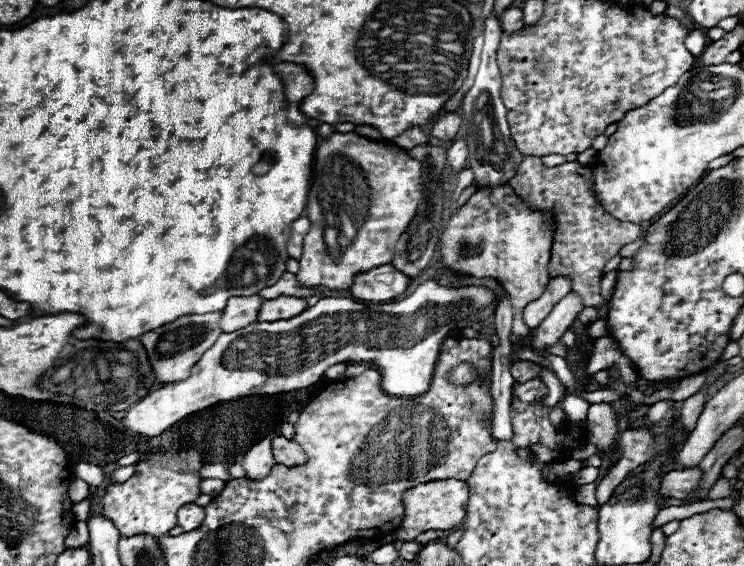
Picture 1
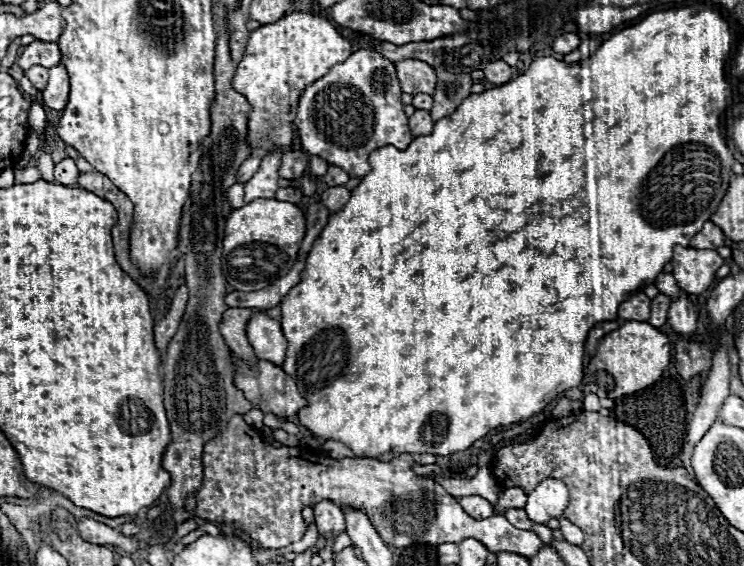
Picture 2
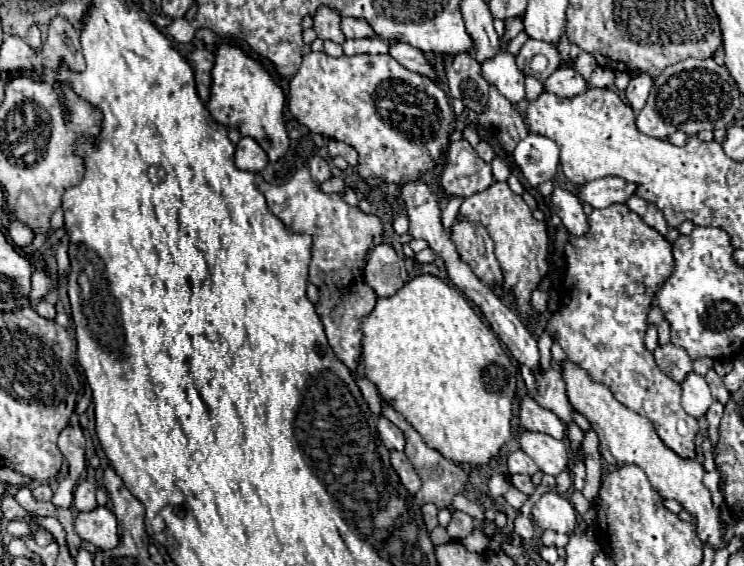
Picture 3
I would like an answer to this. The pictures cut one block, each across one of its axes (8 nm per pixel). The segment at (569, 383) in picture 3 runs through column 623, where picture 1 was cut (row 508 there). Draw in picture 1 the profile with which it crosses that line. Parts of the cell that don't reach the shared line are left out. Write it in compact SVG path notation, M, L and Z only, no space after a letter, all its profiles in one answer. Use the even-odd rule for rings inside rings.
M432 480L404 492L404 518L396 528L398 540L414 540L426 530L450 530L462 524L466 516L470 486L464 480Z

